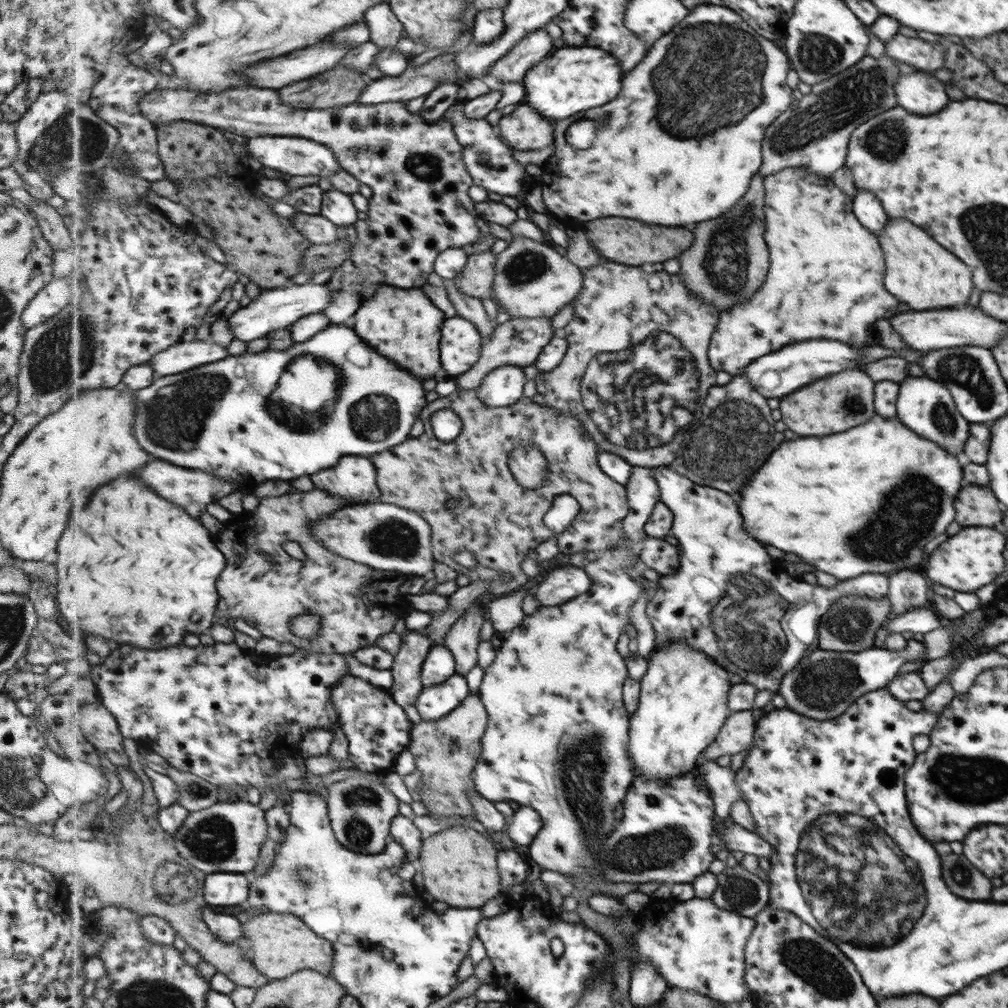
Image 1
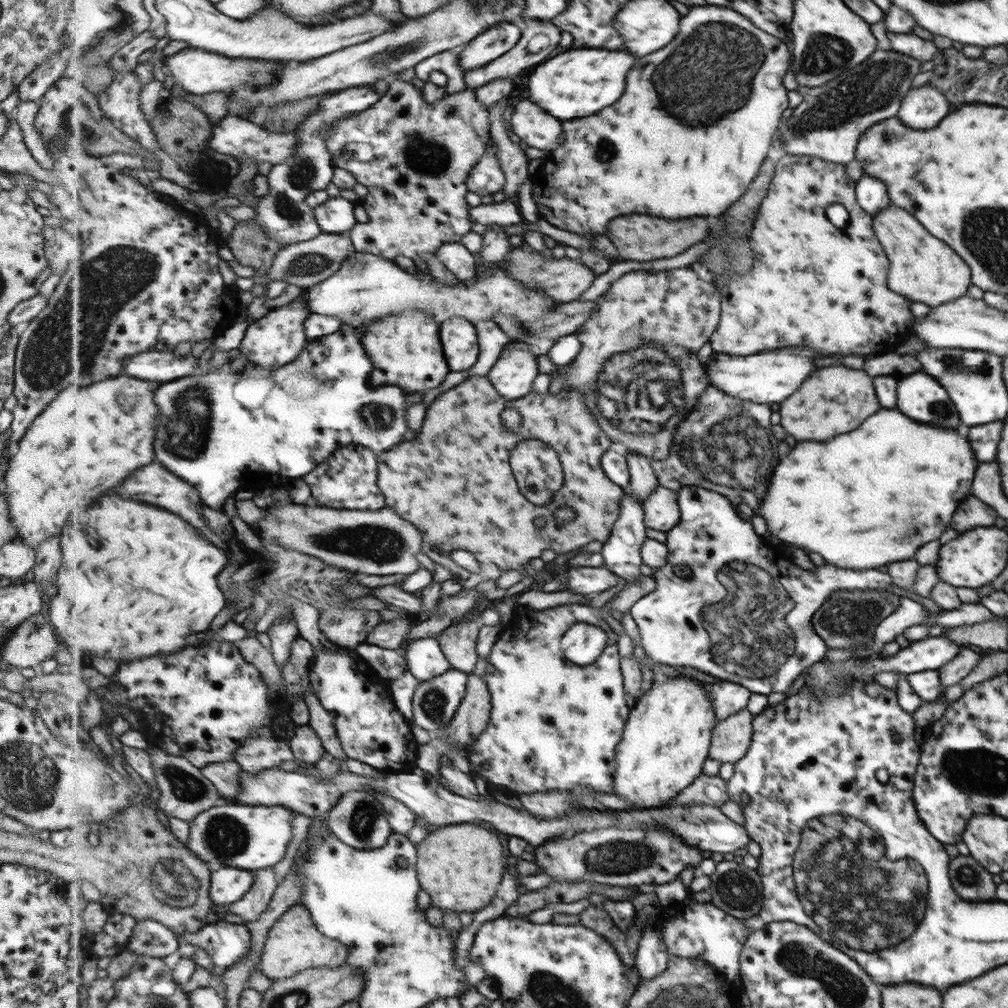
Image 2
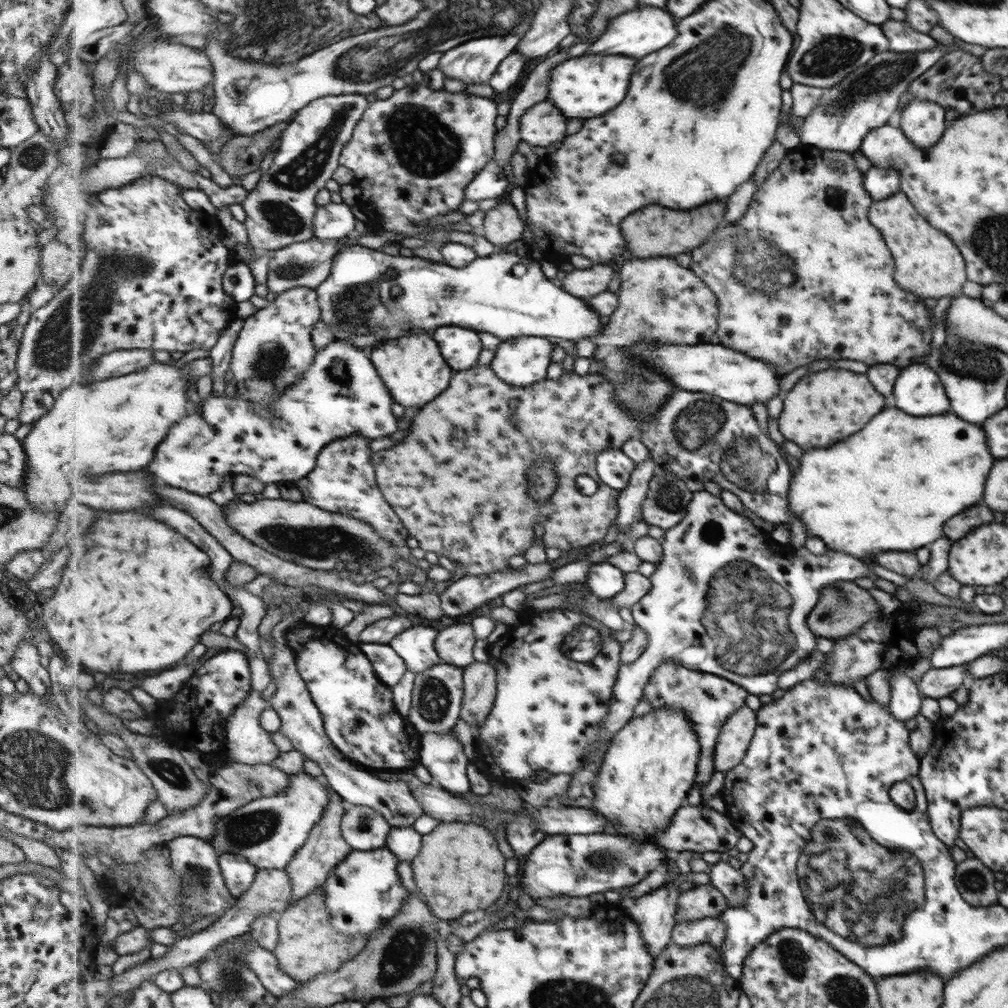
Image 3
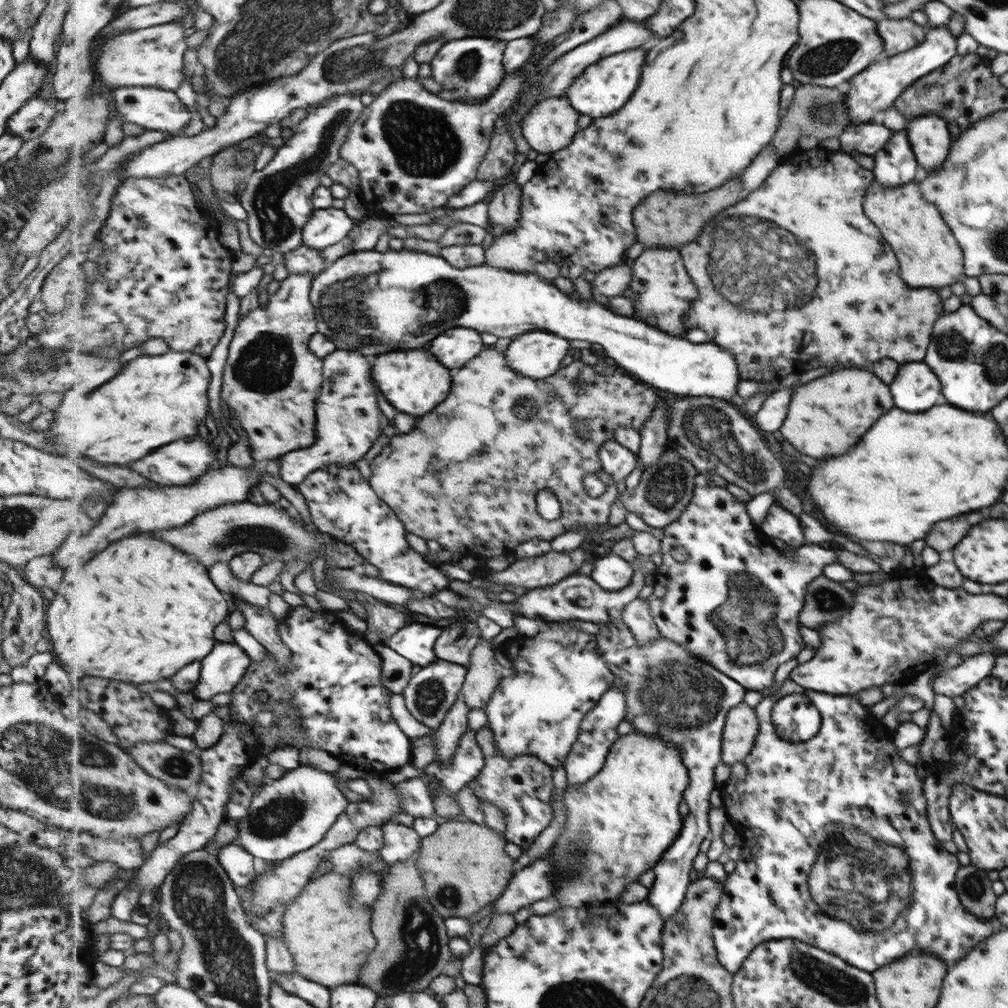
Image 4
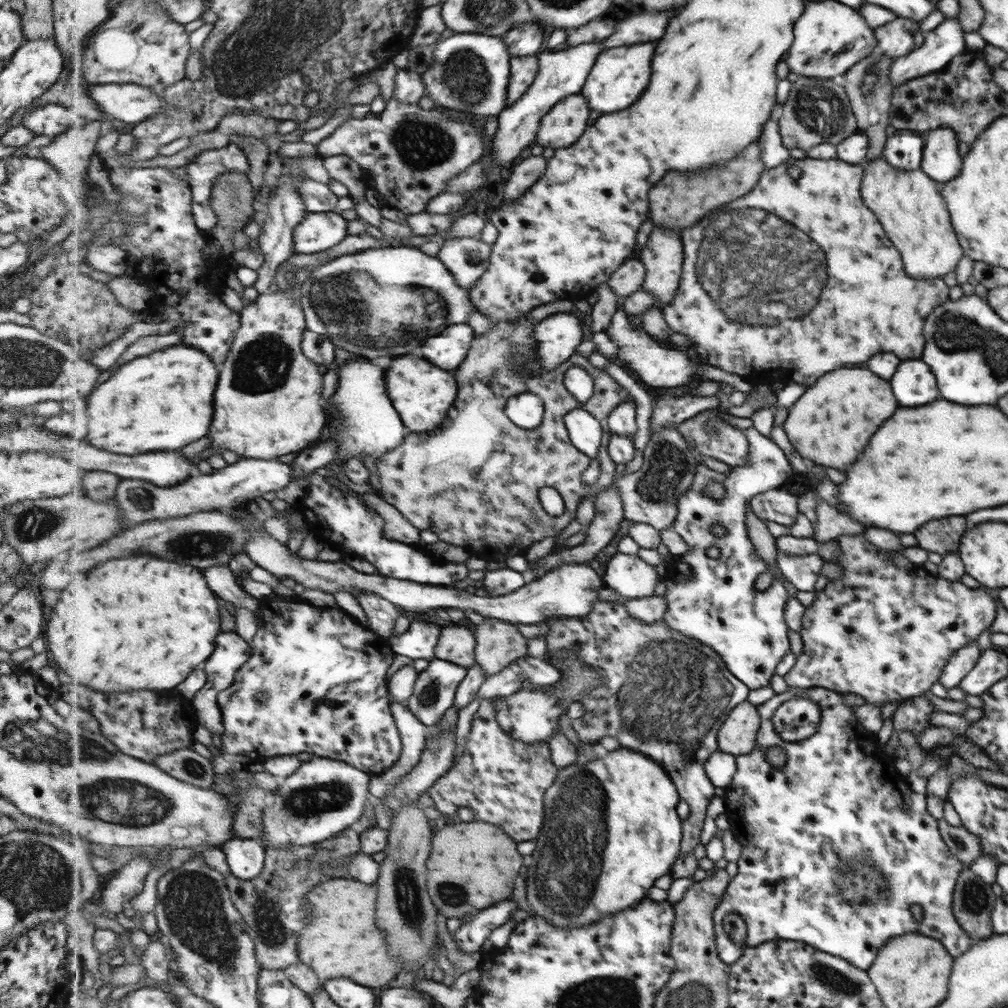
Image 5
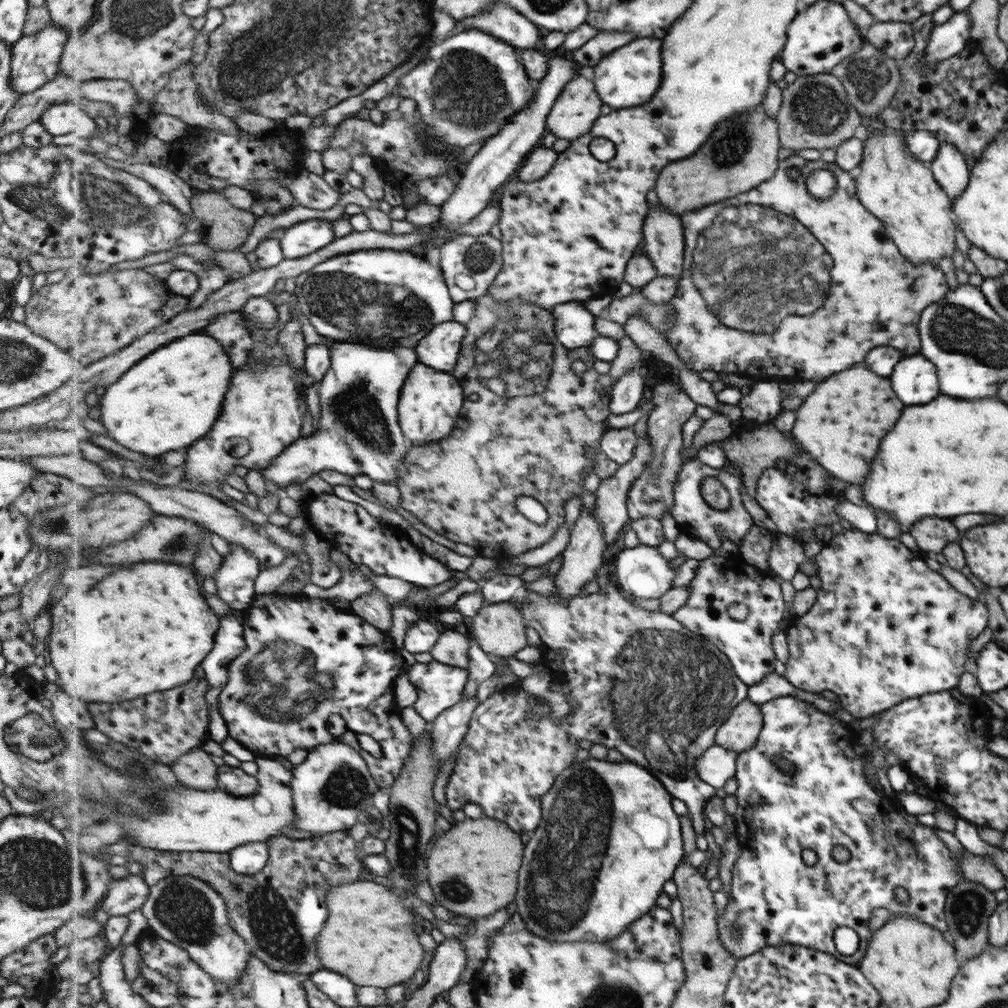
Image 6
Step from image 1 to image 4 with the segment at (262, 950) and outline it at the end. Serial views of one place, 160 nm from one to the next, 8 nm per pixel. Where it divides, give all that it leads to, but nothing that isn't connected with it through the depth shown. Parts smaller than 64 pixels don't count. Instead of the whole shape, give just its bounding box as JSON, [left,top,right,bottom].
[283,872,377,986]

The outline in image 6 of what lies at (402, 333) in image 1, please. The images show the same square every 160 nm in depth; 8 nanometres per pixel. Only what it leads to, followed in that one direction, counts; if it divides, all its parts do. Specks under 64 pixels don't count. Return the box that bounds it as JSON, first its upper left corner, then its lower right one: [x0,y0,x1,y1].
[398,362,465,445]

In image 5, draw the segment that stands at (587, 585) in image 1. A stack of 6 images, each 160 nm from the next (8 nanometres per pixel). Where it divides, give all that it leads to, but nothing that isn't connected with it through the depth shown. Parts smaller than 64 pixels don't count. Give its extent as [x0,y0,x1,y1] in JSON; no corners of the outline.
[603,552,663,599]

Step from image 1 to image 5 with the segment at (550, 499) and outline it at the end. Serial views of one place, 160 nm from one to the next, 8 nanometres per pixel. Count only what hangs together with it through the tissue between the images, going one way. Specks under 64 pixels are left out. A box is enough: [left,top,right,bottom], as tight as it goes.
[376,314,630,563]

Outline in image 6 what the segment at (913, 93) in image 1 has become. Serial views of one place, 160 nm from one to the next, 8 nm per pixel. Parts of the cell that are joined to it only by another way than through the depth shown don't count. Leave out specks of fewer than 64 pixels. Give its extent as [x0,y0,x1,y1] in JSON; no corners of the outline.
[927,142,970,198]

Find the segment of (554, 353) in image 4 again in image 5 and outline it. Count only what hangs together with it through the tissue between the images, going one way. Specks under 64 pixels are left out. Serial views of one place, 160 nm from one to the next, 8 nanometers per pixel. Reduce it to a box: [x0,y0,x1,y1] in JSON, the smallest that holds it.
[533,310,589,369]

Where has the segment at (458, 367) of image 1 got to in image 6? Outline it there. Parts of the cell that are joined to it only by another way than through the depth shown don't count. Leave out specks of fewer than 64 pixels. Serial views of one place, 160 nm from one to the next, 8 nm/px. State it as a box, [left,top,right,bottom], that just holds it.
[417,320,466,372]

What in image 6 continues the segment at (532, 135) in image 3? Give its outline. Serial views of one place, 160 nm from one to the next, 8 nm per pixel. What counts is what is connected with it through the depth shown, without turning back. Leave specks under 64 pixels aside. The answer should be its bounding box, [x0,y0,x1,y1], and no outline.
[548,76,603,142]

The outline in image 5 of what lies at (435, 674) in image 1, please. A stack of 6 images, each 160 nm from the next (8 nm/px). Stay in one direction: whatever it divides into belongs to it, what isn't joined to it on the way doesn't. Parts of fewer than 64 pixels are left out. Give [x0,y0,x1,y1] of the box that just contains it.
[390,622,442,661]

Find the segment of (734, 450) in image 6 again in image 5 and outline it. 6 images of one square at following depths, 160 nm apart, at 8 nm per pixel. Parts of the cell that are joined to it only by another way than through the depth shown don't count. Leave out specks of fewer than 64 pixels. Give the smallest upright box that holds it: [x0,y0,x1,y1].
[745,504,796,596]

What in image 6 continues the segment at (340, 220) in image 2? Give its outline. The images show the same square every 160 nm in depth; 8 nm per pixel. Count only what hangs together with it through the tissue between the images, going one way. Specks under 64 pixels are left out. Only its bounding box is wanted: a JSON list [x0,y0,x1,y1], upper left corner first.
[281,220,337,258]

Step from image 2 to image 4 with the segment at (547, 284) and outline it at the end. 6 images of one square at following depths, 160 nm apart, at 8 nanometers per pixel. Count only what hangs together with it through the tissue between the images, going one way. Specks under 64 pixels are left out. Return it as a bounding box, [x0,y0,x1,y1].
[591,262,633,298]

